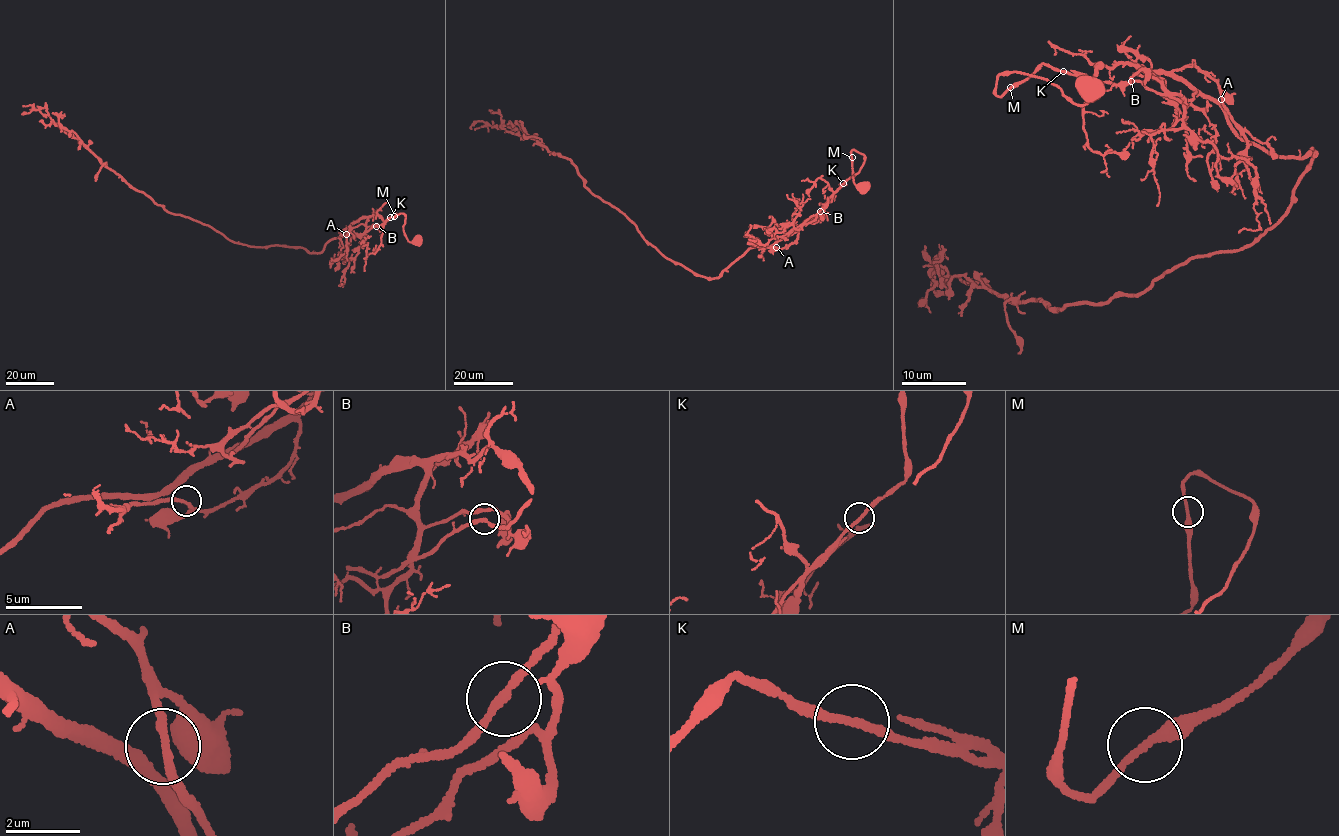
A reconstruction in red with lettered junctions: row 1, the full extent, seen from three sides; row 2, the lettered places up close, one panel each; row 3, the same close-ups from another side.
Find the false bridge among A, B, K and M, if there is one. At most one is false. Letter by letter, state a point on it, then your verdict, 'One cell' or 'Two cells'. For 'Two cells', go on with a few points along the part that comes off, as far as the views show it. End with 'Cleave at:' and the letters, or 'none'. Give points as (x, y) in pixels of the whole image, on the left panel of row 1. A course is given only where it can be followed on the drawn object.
A: Place: (346, 234). One cell
B: Place: (376, 226). One cell
K: Place: (390, 217). One cell
M: Place: (394, 216). One cell
Cleave at: none

